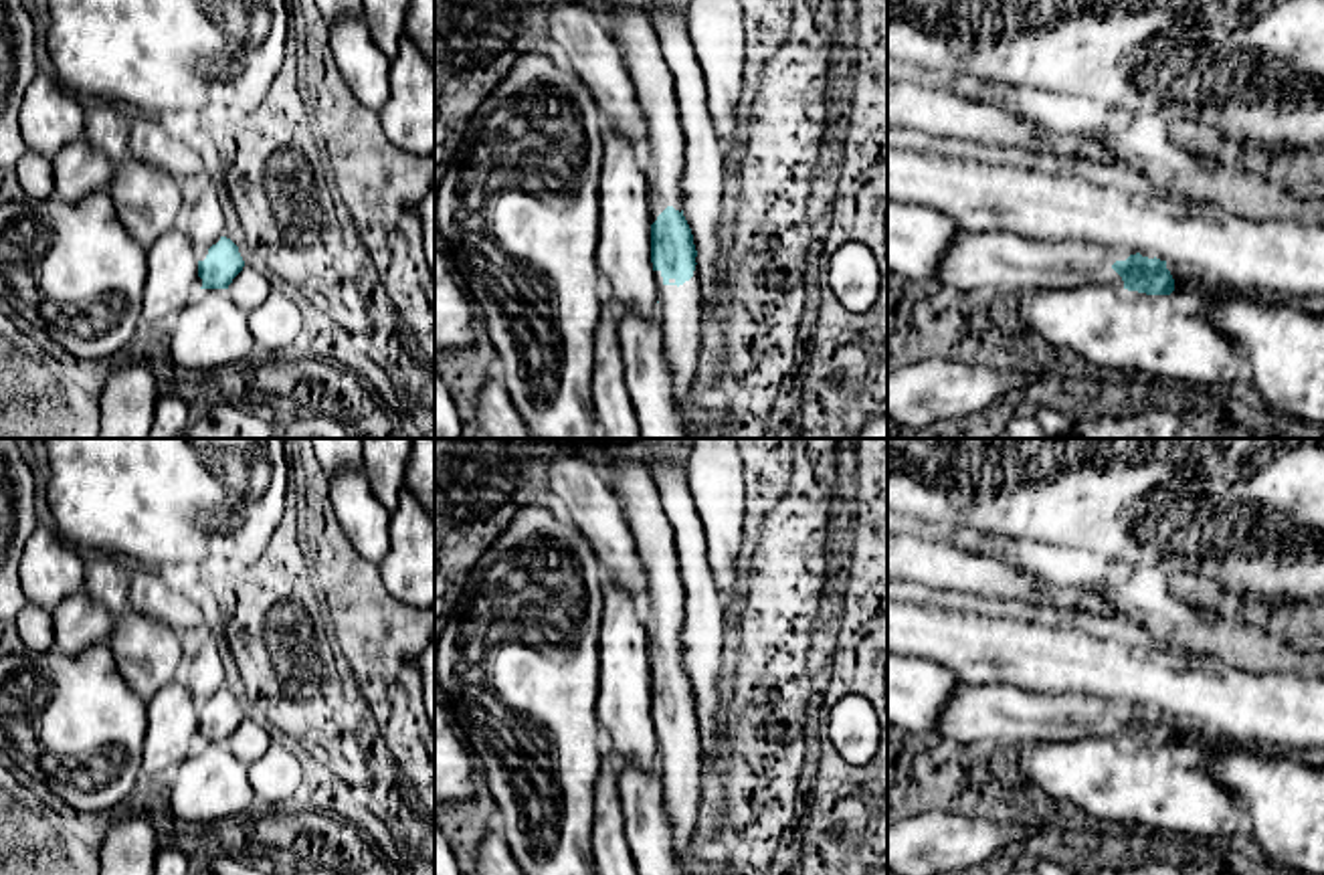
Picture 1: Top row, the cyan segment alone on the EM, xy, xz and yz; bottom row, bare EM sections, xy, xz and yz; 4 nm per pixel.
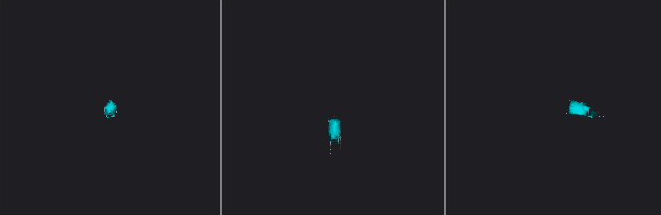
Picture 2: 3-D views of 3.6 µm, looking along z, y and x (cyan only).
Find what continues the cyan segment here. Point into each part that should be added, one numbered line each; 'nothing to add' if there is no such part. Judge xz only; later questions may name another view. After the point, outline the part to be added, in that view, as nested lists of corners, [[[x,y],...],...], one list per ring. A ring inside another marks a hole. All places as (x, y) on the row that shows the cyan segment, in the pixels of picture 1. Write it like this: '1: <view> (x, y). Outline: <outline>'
1: xz (629, 25). Outline: [[[633,0],[592,2],[623,51],[647,121],[649,160],[645,172],[653,224],[667,206],[683,210],[685,137],[679,123],[675,81],[643,6]]]
2: xz (680, 308). Outline: [[[697,265],[693,277],[683,285],[665,285],[661,271],[655,271],[657,317],[663,331],[663,350],[671,370],[673,400],[683,428],[689,428],[681,410],[689,396],[699,356],[701,329],[701,287]]]

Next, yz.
1: yz (1003, 263). Outline: [[[958,226],[934,283],[960,291],[986,289],[1005,297],[1029,289],[1087,285],[1124,289],[1112,265],[1128,257],[1130,253],[1116,253],[1104,245],[1035,240],[995,230],[970,232]]]
2: yz (1183, 277). Outline: [[[1166,263],[1166,269],[1170,271],[1174,279],[1174,291],[1170,295],[1193,297],[1193,275],[1195,273],[1174,263]]]

